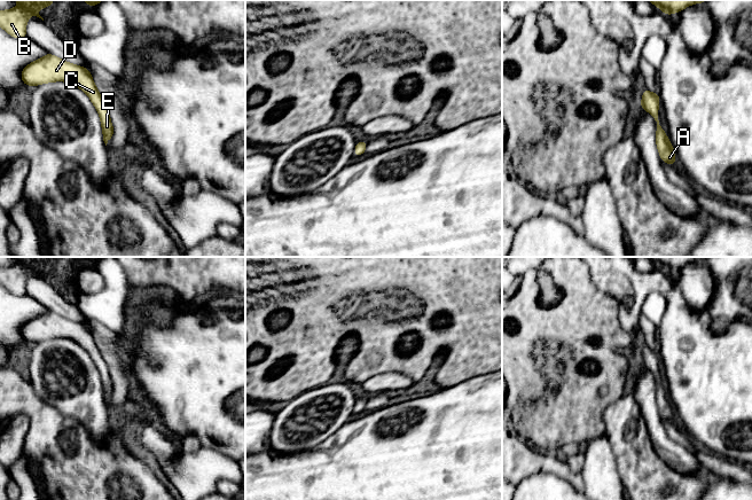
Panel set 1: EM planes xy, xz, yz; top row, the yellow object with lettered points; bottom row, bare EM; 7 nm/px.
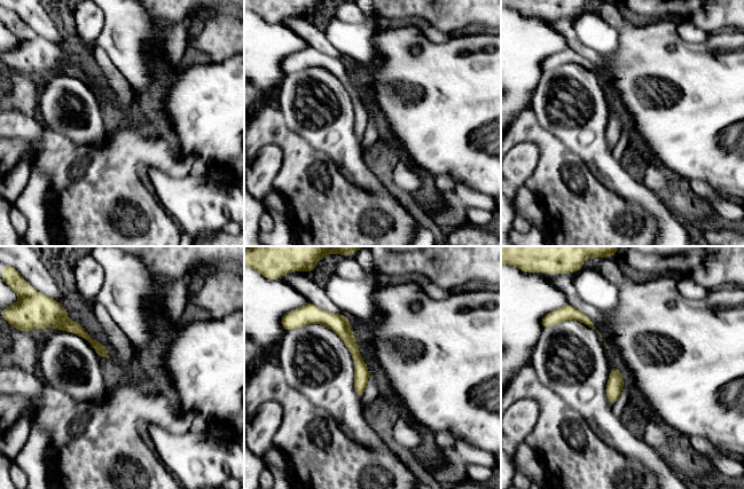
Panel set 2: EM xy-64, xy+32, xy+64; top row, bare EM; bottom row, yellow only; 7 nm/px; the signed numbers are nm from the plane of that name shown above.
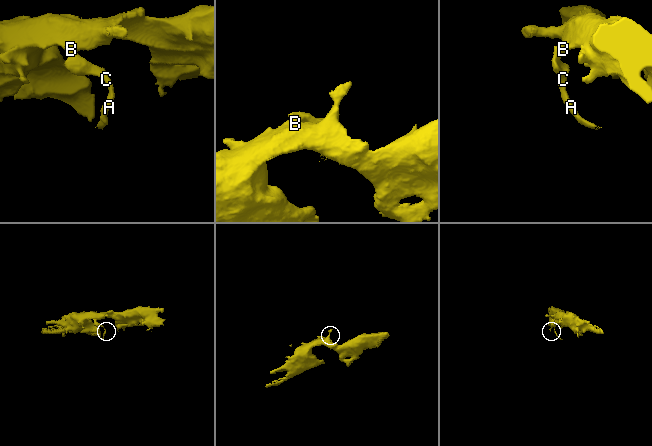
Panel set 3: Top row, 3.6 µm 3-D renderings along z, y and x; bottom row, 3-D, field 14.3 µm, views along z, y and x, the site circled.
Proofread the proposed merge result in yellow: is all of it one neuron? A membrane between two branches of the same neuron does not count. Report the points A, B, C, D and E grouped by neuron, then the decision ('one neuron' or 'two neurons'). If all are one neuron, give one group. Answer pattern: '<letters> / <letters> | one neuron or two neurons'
A B C D E | one neuron

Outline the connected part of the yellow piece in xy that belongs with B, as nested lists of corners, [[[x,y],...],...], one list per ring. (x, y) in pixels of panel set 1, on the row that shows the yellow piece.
[[[16,0],[18,6],[9,10],[0,10],[0,26],[14,38],[25,39],[26,23],[30,15],[44,21],[38,8],[47,8],[55,0]]]

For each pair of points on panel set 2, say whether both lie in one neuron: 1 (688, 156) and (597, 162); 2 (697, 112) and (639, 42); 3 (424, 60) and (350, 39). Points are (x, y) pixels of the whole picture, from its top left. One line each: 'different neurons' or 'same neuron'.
1: different neurons
2: same neuron
3: different neurons

